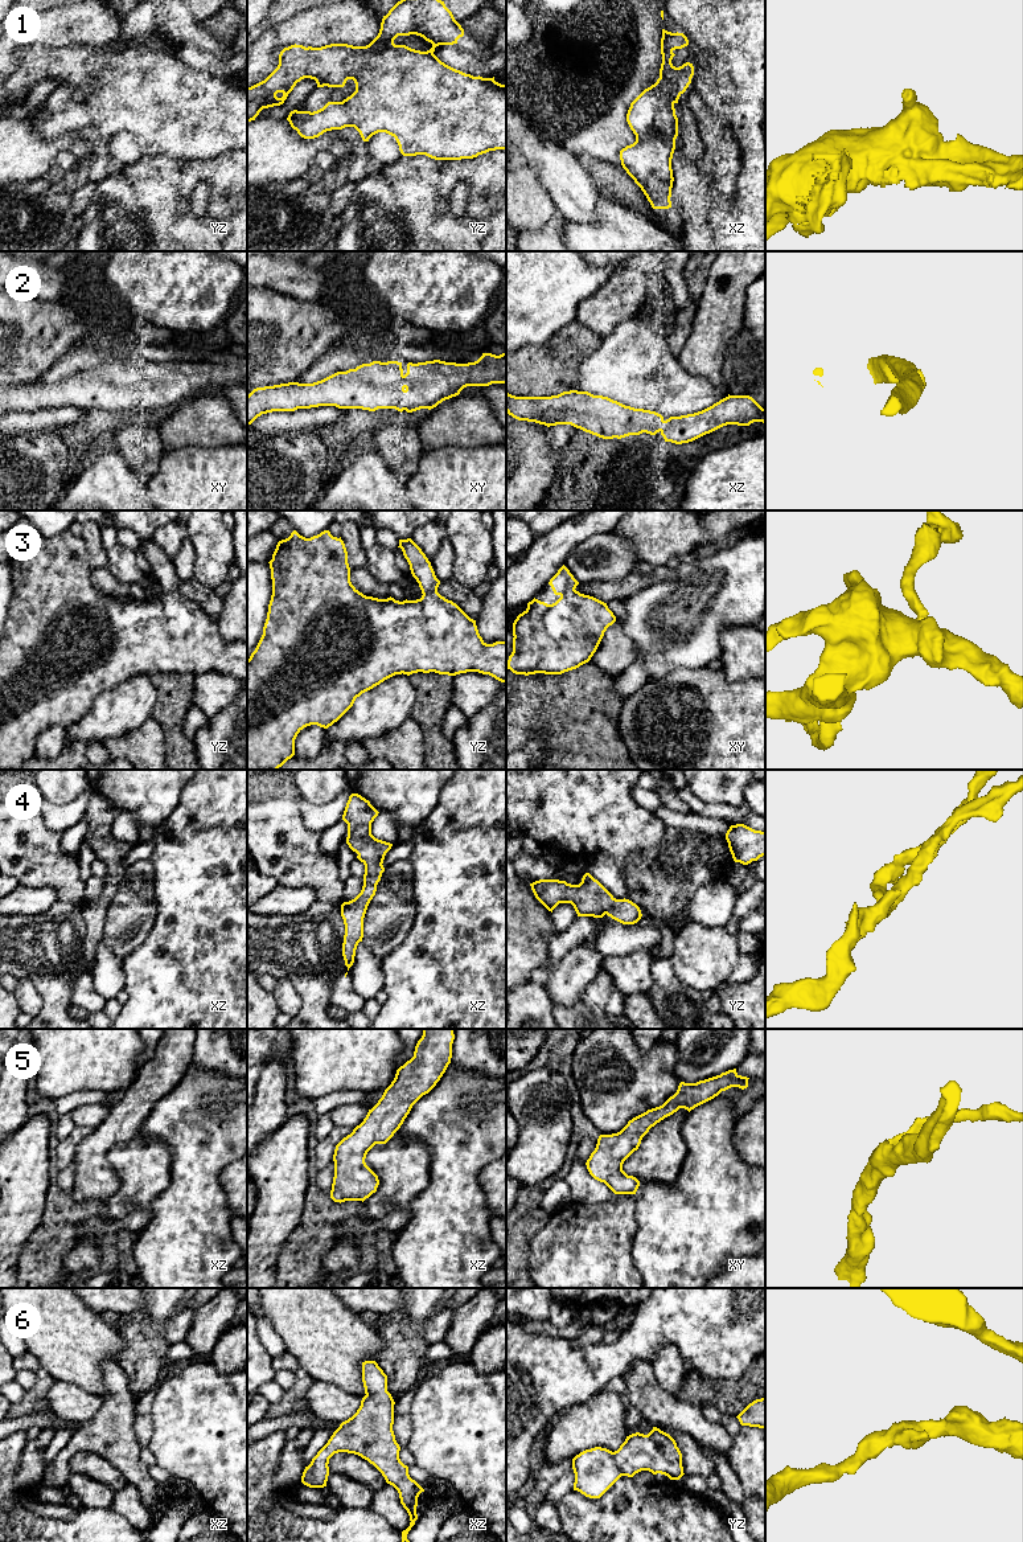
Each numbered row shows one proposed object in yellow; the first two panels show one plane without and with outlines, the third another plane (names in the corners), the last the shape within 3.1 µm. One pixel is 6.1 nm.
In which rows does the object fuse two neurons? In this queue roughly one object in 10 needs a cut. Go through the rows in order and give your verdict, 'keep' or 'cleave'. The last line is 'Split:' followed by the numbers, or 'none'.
1: keep
2: keep
3: keep
4: keep
5: keep
6: keep
Split: none

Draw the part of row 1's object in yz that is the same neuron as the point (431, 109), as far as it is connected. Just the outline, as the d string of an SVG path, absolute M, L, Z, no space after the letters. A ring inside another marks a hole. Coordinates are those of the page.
M400 0L381 22L378 36L366 46L330 44L321 48L291 45L279 54L278 67L262 82L247 87L247 123L255 120L263 108L280 106L297 82L315 79L317 87L344 87L348 79L356 83L356 91L342 102L328 102L317 111L289 112L287 120L304 139L315 139L326 131L354 127L363 142L386 132L395 138L403 156L426 155L435 160L473 159L496 149L506 149L506 85L493 78L473 77L441 62L435 54L439 45L453 45L464 36L464 29L441 0ZM416 34L432 44L427 52L395 45L398 36Z

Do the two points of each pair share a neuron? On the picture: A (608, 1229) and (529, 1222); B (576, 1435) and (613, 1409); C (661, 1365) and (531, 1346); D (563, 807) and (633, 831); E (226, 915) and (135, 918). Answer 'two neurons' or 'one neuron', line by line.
A: two neurons
B: one neuron
C: two neurons
D: one neuron
E: two neurons

